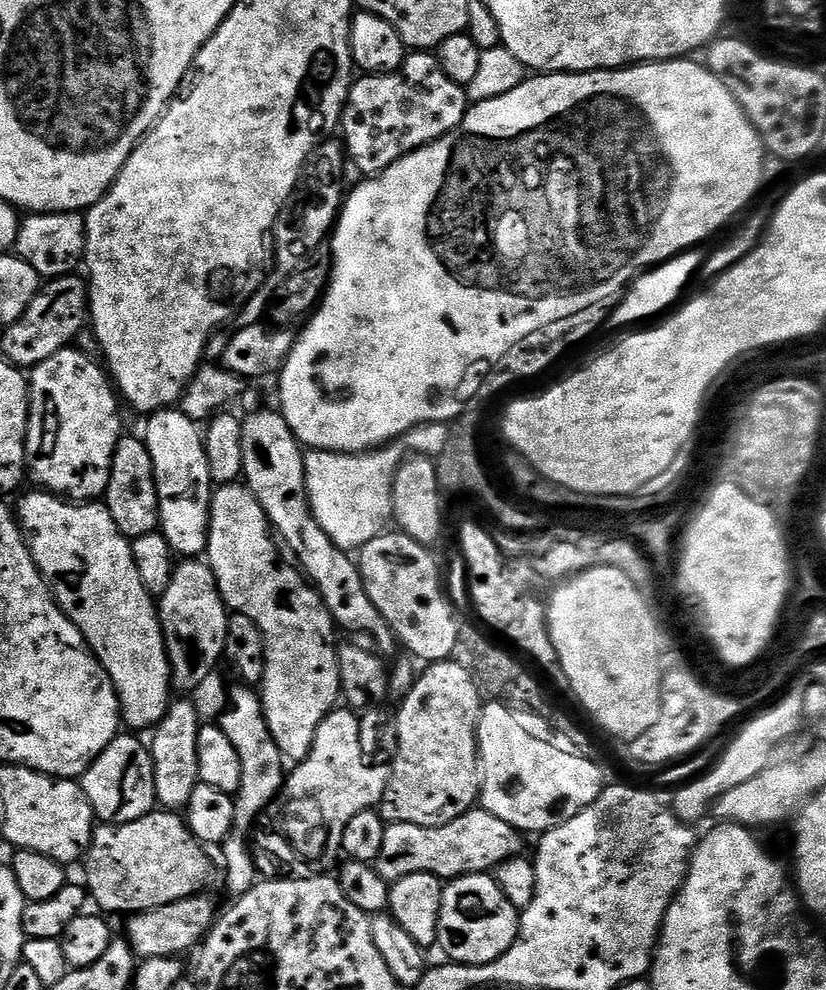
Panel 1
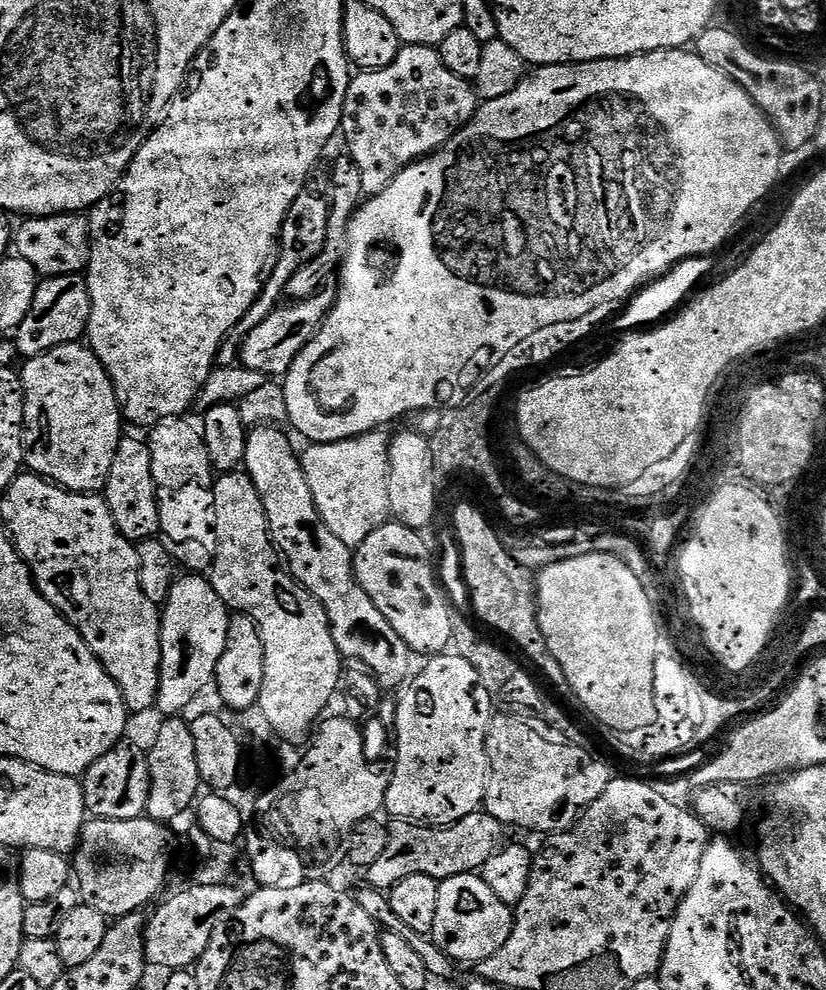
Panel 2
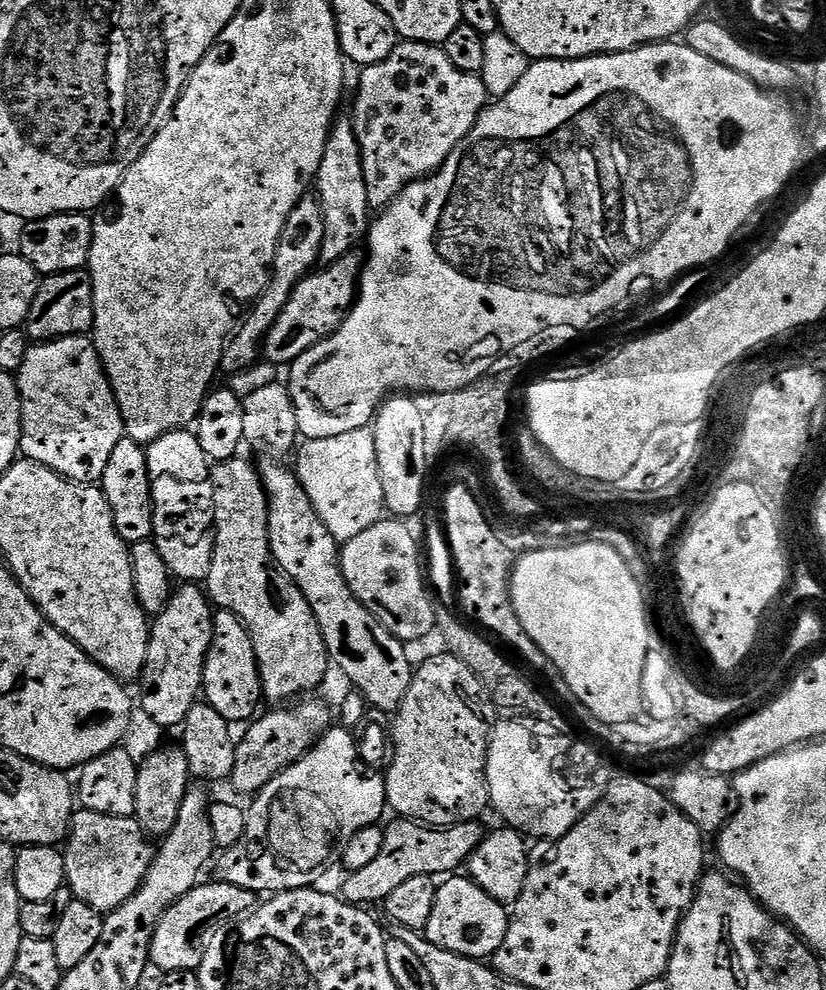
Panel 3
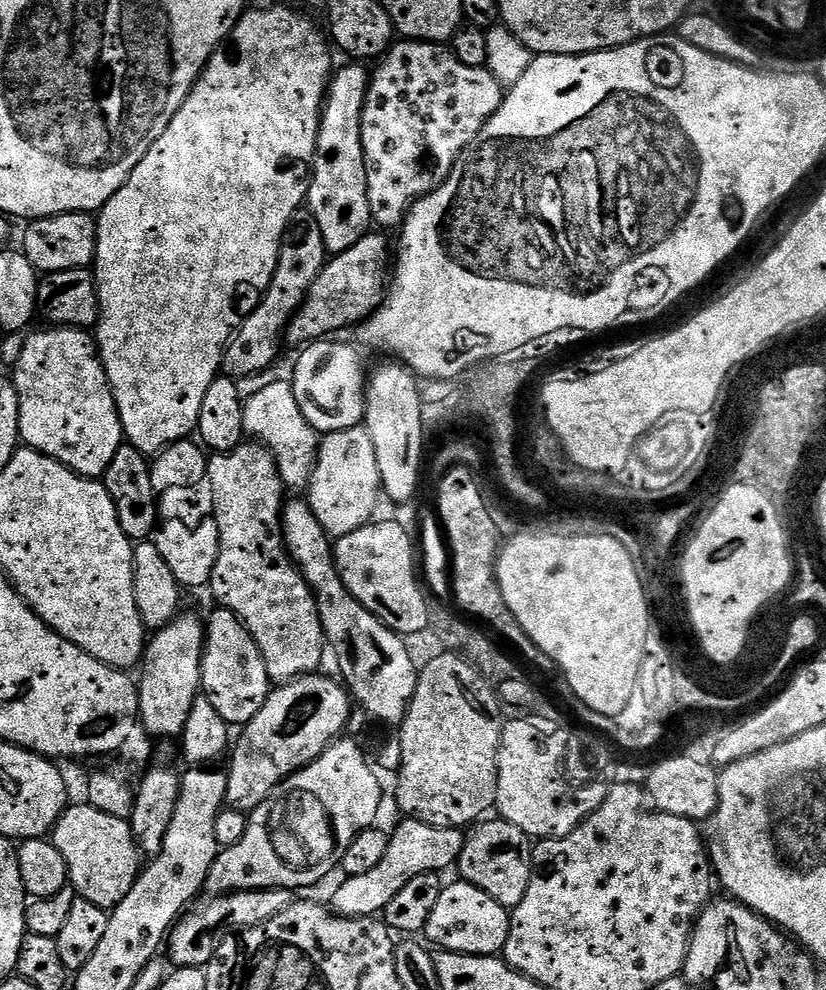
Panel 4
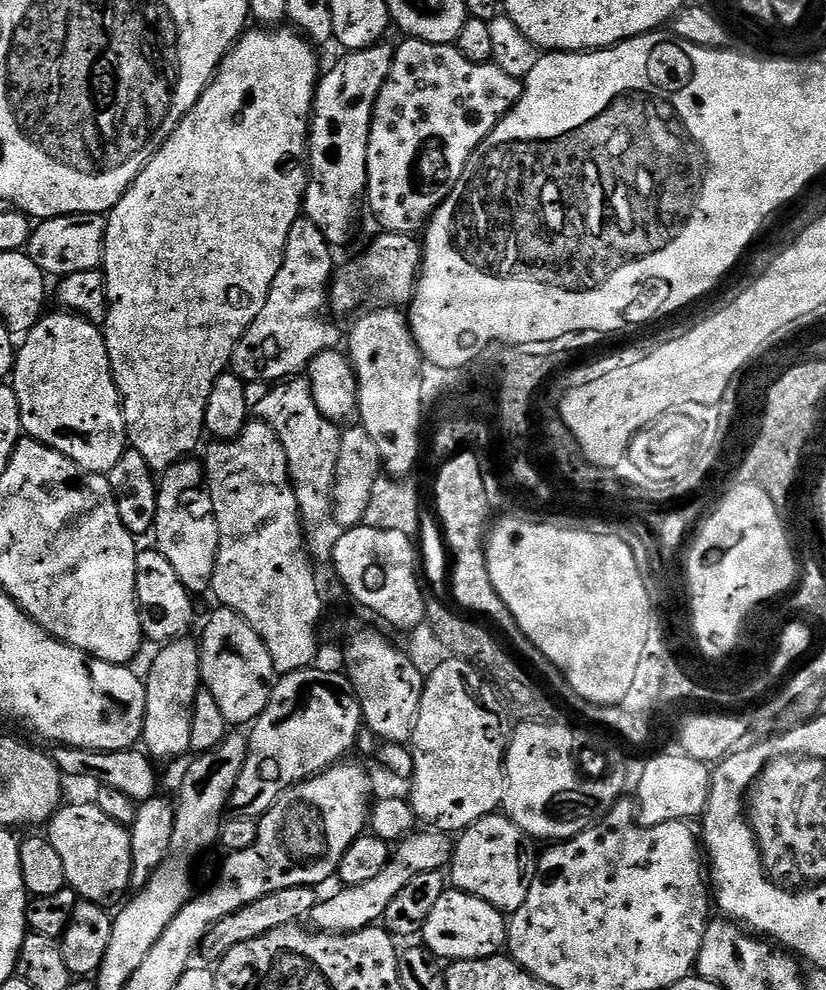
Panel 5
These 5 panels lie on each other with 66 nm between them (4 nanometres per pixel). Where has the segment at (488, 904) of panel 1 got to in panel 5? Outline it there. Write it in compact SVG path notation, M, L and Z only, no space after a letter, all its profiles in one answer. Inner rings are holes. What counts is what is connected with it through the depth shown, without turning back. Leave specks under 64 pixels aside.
M445 890L438 898L422 933L423 947L444 962L490 958L505 947L507 939L505 913L474 894L457 890Z

